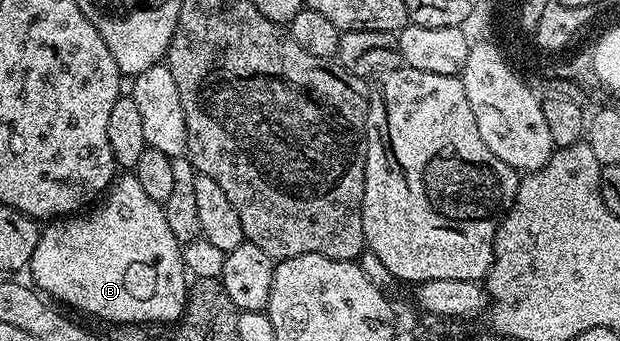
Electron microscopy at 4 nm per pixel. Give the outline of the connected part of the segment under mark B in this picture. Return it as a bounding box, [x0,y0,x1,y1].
[27,173,189,325]

